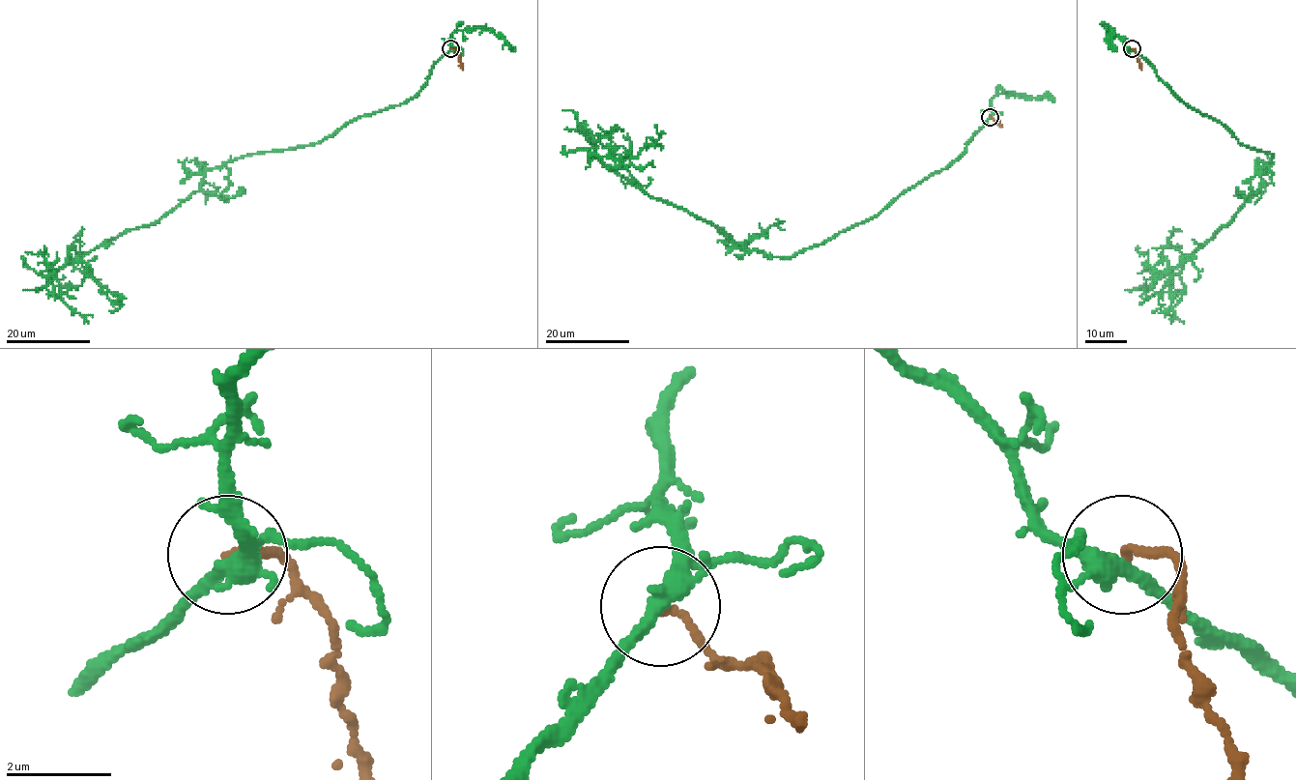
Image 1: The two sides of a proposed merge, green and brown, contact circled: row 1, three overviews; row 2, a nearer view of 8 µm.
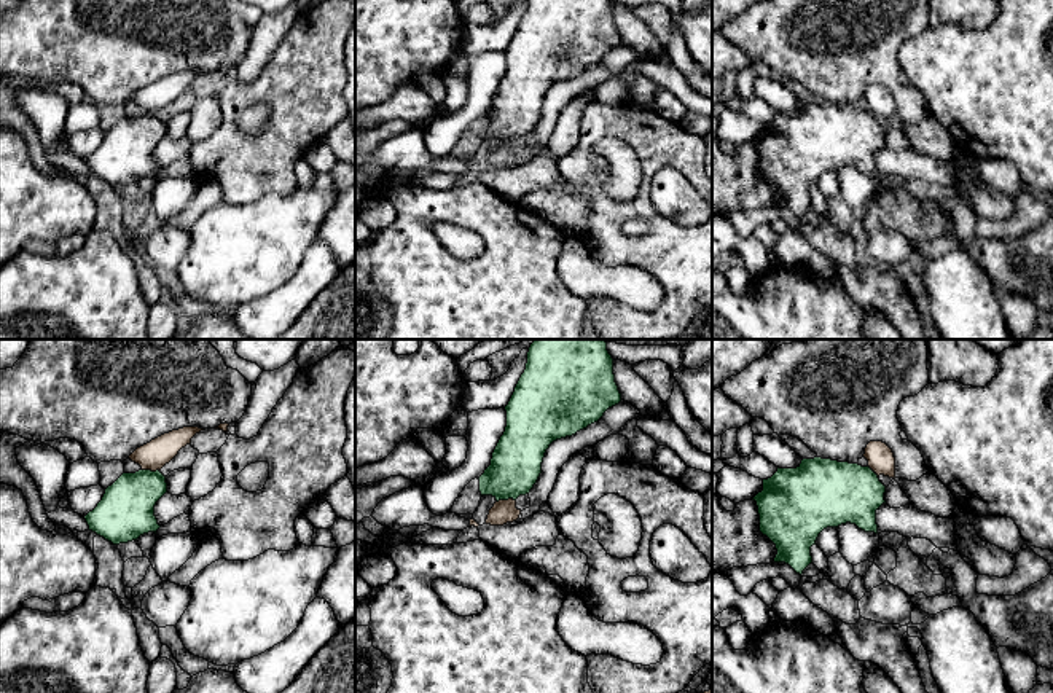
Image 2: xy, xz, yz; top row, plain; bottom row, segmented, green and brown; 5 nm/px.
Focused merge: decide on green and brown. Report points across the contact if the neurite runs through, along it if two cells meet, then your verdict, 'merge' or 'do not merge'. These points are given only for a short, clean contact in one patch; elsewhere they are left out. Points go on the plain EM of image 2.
border xz (515, 142), (501, 142), (497, 145); do not merge

